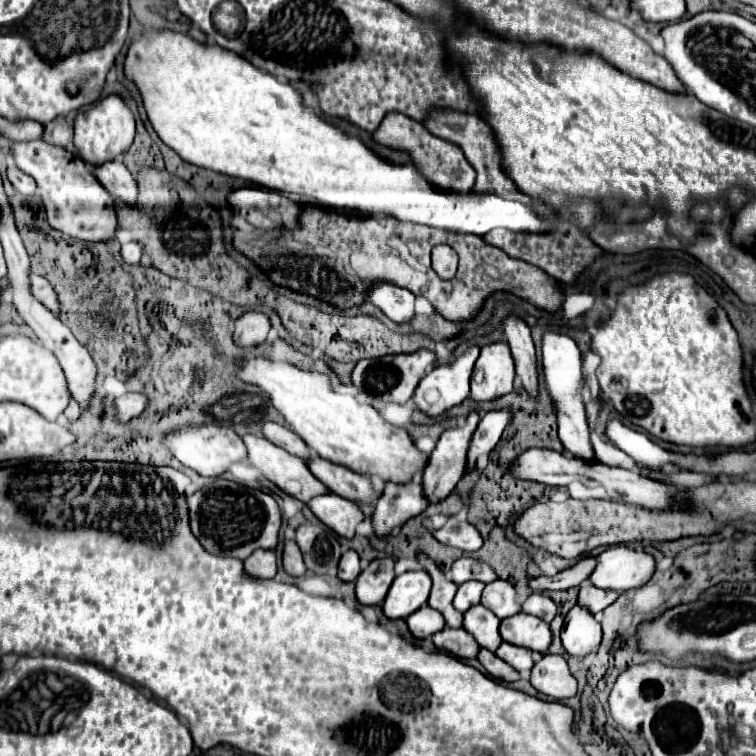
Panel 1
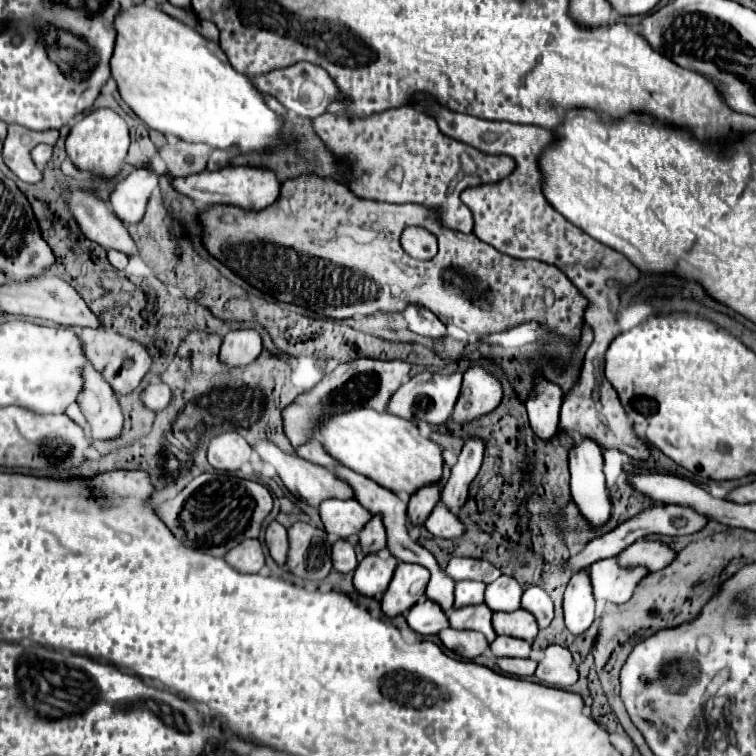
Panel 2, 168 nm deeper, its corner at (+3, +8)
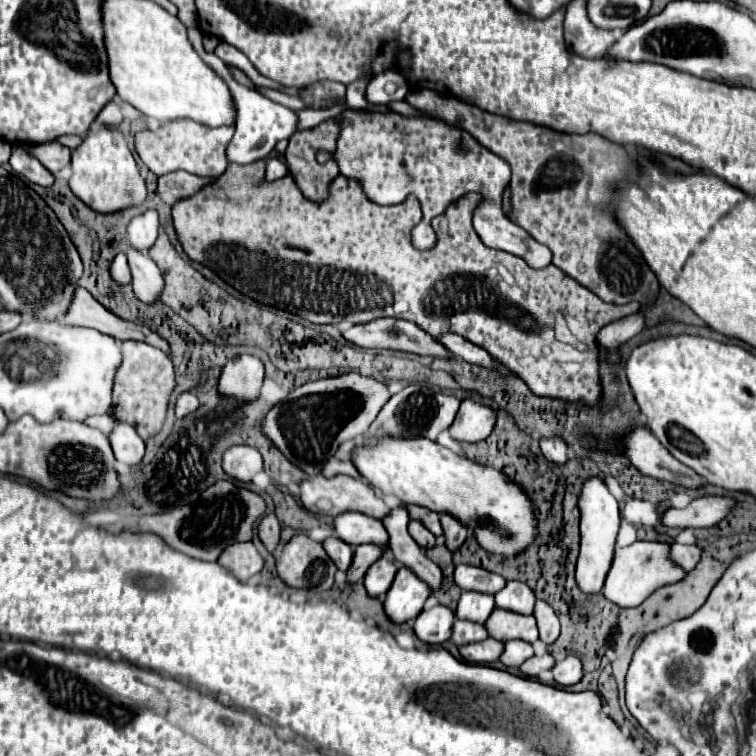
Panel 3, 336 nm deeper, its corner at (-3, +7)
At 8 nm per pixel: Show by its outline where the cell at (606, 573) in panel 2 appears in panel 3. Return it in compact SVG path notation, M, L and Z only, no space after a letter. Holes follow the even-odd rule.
M634 541L628 547L618 547L614 551L612 567L606 575L602 595L616 603L618 607L638 607L652 591L666 583L676 583L686 575L676 563L666 559L668 543L650 543L650 541Z

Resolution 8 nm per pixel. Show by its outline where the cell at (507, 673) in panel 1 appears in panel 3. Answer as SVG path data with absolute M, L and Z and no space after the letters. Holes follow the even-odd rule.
M546 653L546 655L542 655L542 657L530 657L528 661L524 661L522 665L520 665L520 671L526 675L526 677L538 677L538 673L540 671L544 671L544 669L552 669L552 665L554 665L554 659Z

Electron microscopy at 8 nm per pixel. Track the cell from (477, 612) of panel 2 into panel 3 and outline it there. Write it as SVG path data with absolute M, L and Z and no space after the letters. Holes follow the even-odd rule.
M456 619L454 621L454 629L452 629L452 641L460 647L462 643L474 643L474 641L482 641L488 639L488 629L484 623L476 623L476 621L462 621Z

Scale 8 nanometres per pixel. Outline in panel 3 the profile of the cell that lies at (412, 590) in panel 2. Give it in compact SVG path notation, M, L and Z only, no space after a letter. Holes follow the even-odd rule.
M408 567L396 573L396 579L386 595L384 609L394 623L406 623L420 615L426 599L430 597L430 587L426 581L416 577Z

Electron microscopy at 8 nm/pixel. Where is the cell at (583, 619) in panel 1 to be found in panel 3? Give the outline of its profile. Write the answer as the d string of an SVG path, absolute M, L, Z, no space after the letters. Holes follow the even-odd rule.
M588 477L582 485L582 491L578 495L578 509L580 509L580 557L576 565L576 583L584 595L596 595L602 591L604 577L610 569L616 535L620 529L620 511L618 501L606 487L606 483L600 477Z

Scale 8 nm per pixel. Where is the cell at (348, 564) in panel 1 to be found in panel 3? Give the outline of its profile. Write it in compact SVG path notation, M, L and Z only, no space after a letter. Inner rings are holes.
M328 537L322 545L326 547L326 553L330 555L330 559L334 559L336 567L342 569L342 571L348 571L350 563L352 563L352 559L354 559L354 549L352 549L352 545L344 543L344 541L338 539L338 537Z

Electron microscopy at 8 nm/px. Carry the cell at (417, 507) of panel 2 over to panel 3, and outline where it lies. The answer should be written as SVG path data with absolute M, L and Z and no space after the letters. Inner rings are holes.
M412 519L410 525L408 525L408 531L410 531L410 535L414 537L414 541L418 545L422 545L422 547L432 547L434 545L434 535L422 525L422 521Z

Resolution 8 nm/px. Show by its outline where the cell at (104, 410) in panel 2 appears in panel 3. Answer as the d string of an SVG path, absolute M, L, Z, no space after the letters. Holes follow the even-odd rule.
M110 411L110 415L114 419L114 429L108 435L108 439L110 439L110 445L112 445L114 457L120 463L126 463L126 465L140 463L142 457L144 457L144 441L140 439L140 435L136 433L136 429L132 425L116 419L112 411Z

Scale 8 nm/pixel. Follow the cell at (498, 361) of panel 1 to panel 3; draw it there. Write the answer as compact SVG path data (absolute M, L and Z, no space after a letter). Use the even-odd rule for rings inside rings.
M470 397L460 403L458 415L450 427L450 435L456 441L478 443L486 439L496 425L496 411Z

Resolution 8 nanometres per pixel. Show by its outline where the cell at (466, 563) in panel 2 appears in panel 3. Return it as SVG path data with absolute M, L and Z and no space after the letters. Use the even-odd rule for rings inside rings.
M456 565L454 583L460 589L466 589L466 591L482 591L482 593L494 595L496 591L500 591L504 587L506 579L502 575L496 575L492 571L486 571L482 567Z

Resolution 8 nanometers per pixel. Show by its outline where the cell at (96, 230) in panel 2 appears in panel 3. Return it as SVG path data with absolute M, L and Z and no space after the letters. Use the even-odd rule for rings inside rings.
M132 245L128 247L128 263L132 269L132 287L138 299L144 303L150 303L160 297L160 291L164 287L162 275L158 265L148 257L148 253L134 249Z

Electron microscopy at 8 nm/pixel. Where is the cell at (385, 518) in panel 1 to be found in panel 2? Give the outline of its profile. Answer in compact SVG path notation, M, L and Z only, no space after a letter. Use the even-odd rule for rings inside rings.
M372 516L372 520L360 532L360 550L364 556L376 554L386 546L386 530L380 516Z

